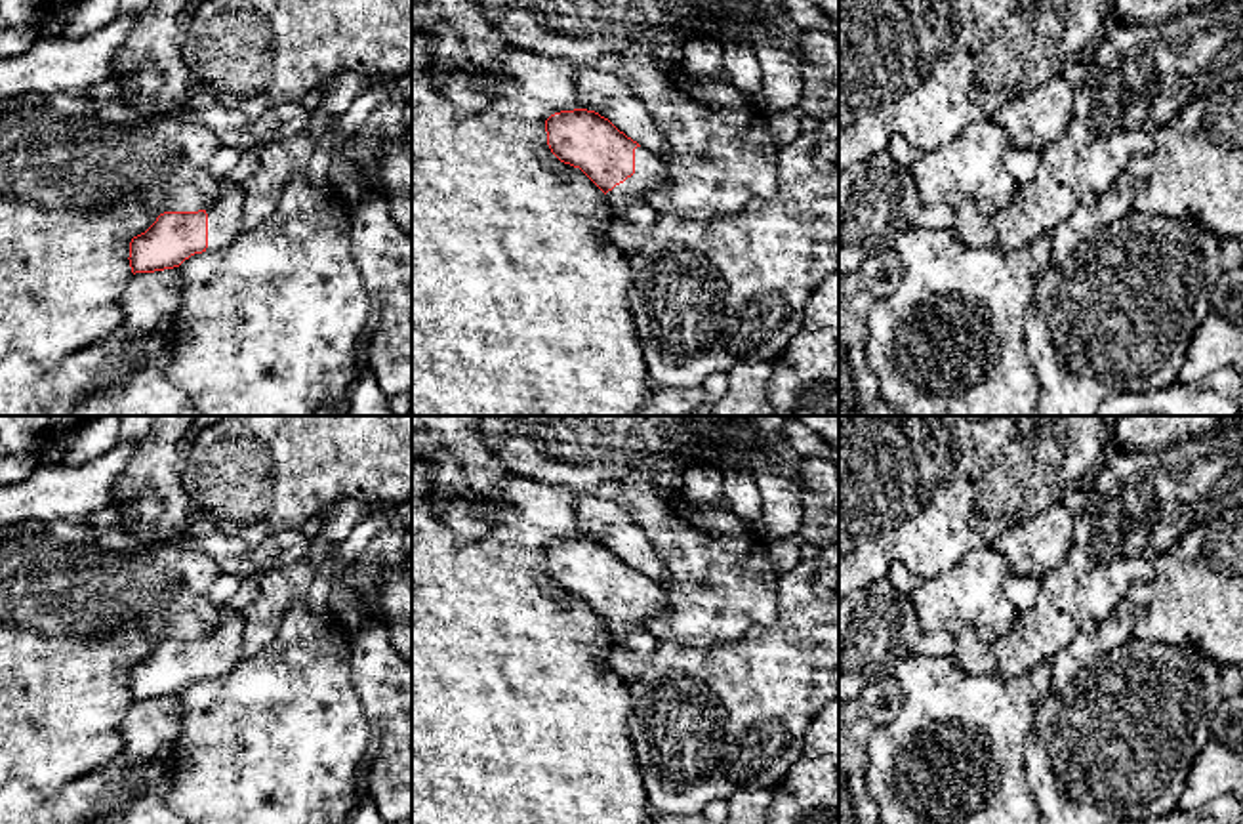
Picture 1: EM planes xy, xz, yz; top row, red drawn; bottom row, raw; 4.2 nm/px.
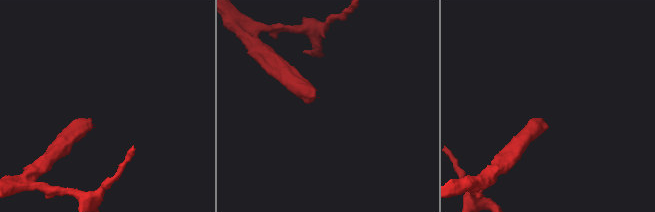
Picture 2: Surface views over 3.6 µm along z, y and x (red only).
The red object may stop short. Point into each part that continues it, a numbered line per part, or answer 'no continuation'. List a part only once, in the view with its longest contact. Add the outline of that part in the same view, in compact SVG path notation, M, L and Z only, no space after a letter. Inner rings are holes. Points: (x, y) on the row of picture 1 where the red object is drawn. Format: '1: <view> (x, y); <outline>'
1: xz (651, 170); M646 147L635 149L635 174L606 193L612 214L623 214L629 202L644 200L644 195L665 185L667 164L663 156Z

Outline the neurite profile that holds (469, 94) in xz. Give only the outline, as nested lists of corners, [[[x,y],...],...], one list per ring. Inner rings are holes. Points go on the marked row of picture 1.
[[[412,0],[412,31],[429,32],[440,25],[456,29],[475,72],[431,67],[437,92],[461,118],[480,114],[494,99],[490,78],[498,74],[499,55],[511,50],[503,31],[488,15],[517,8],[520,0]]]

